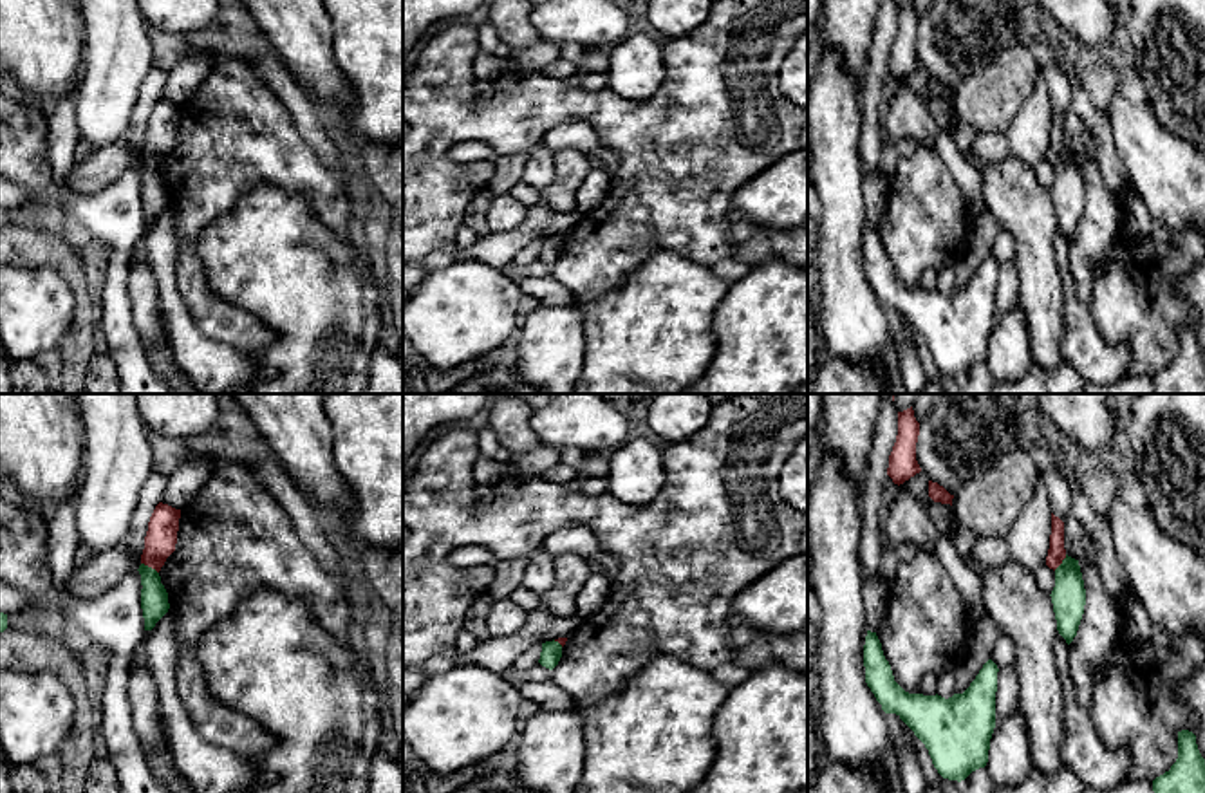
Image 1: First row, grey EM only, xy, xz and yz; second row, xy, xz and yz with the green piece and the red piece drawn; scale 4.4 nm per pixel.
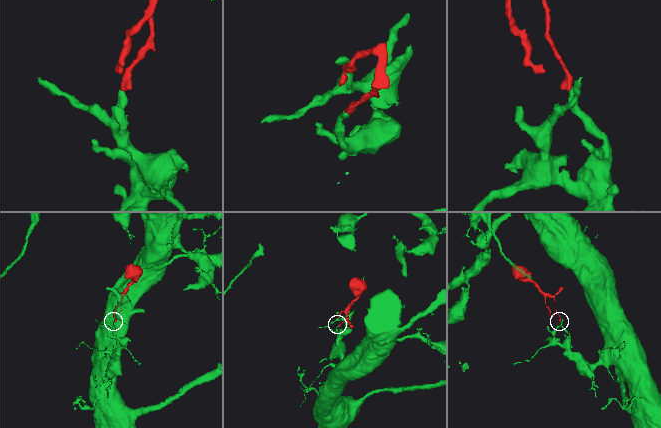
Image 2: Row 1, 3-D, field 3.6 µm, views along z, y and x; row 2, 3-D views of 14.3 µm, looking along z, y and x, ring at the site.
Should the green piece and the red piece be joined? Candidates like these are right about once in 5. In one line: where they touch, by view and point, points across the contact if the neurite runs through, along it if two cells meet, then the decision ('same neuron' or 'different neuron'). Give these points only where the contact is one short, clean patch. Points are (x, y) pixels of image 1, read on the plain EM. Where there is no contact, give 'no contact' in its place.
meets green in xy at (150, 163); border along xy (141, 158), (158, 168); different neuron

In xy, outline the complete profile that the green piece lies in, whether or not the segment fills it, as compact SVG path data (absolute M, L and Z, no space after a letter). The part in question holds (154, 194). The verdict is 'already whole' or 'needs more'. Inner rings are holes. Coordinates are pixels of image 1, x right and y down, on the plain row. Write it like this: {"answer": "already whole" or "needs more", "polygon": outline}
{"answer": "already whole", "polygon": "M141 159L141 204L145 213L145 226L152 226L155 219L168 208L168 188L161 179L161 172L155 164Z"}

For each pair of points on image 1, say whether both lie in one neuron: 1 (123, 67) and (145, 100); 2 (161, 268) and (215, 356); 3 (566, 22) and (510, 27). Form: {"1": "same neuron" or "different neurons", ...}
{"1": "different neurons", "2": "same neuron", "3": "different neurons"}

